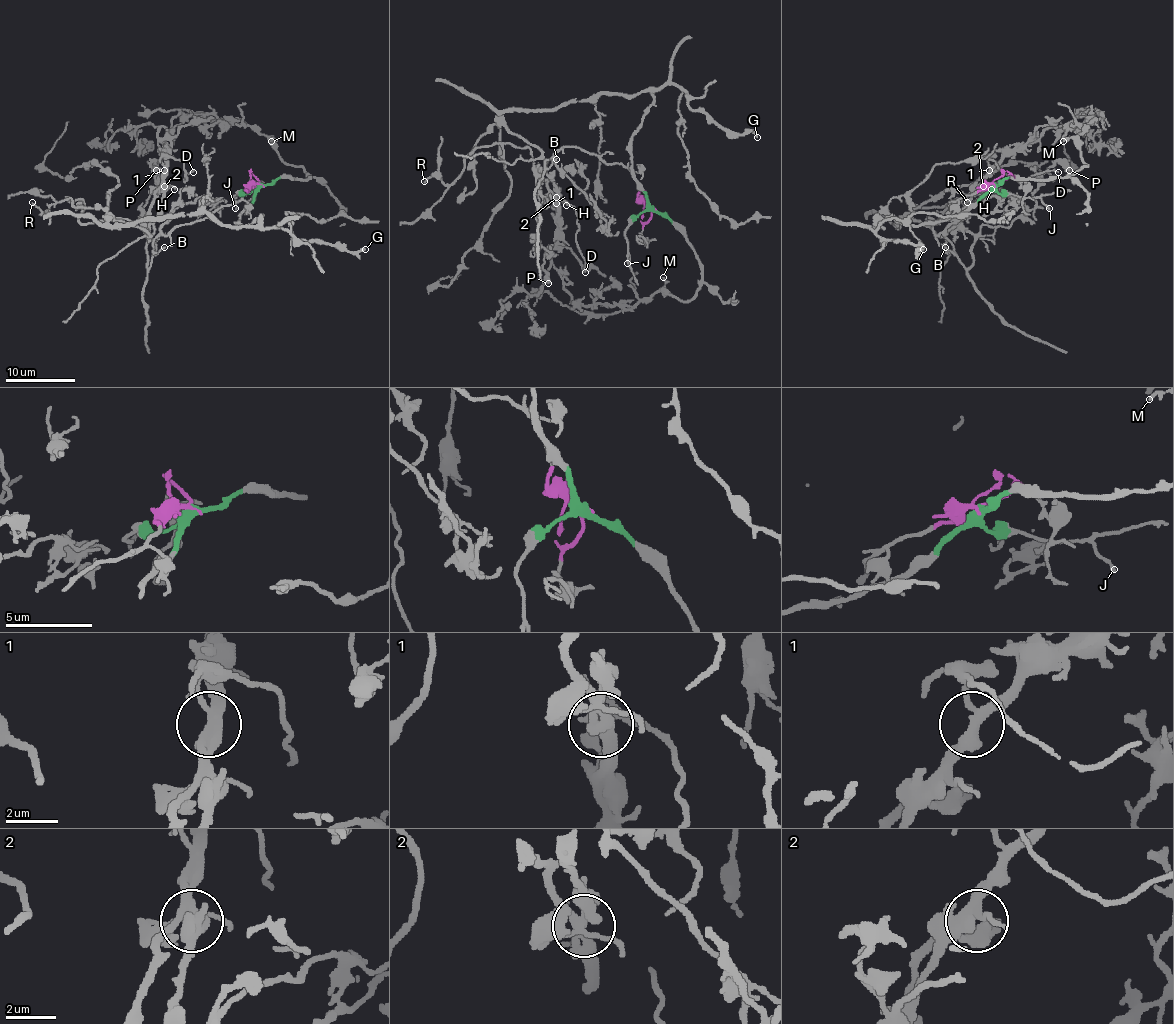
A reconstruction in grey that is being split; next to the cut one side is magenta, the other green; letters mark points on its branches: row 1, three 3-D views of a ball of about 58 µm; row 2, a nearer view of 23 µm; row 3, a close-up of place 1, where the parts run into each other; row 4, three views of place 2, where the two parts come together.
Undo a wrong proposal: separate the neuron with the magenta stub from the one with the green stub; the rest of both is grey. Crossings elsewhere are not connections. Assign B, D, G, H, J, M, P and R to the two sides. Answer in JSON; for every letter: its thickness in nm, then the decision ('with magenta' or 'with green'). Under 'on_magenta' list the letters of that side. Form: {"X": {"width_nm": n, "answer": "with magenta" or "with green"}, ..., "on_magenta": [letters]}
{"B": {"width_nm": 150, "answer": "with magenta"}, "D": {"width_nm": 170, "answer": "with magenta"}, "G": {"width_nm": 280, "answer": "with green"}, "H": {"width_nm": 160, "answer": "with magenta"}, "J": {"width_nm": 200, "answer": "with green"}, "M": {"width_nm": 170, "answer": "with green"}, "P": {"width_nm": 280, "answer": "with magenta"}, "R": {"width_nm": 130, "answer": "with green"}, "on_magenta": ["B", "D", "H", "P"]}

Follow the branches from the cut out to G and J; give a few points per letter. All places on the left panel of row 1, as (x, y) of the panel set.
G: (260, 185), (243, 211), (243, 225), (262, 219), (265, 226), (284, 228), (295, 238), (364, 249)
J: (260, 185), (250, 193), (234, 195), (236, 209)

